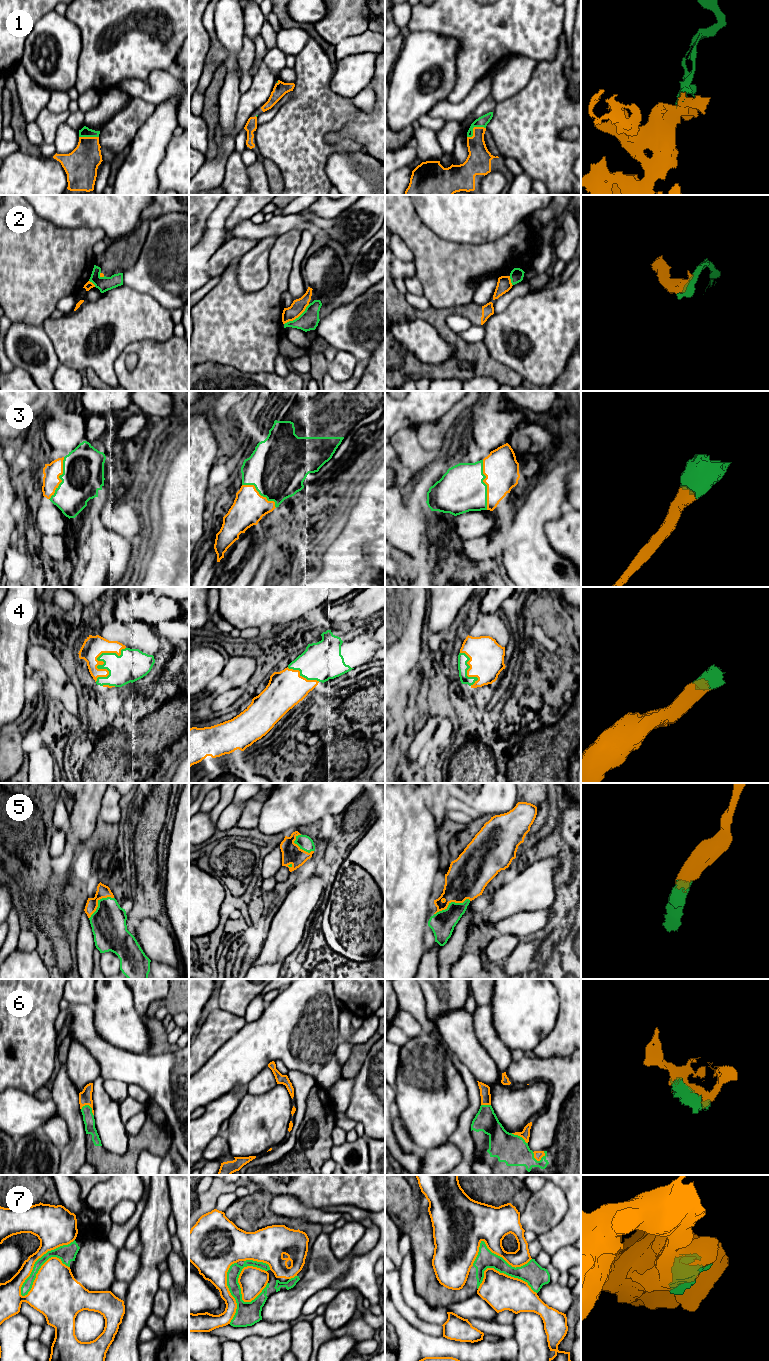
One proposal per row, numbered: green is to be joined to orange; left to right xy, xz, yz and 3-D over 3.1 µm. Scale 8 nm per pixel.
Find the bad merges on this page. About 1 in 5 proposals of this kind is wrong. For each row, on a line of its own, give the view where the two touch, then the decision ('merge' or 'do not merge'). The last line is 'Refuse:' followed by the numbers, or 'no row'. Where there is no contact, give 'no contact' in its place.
1: contact in yz; merge
2: contact in xz; do not merge
3: contact in yz; merge
4: contact in xy; merge
5: contact in yz; merge
6: contact in yz; merge
7: contact in xy; do not merge
Refuse: 2, 7

